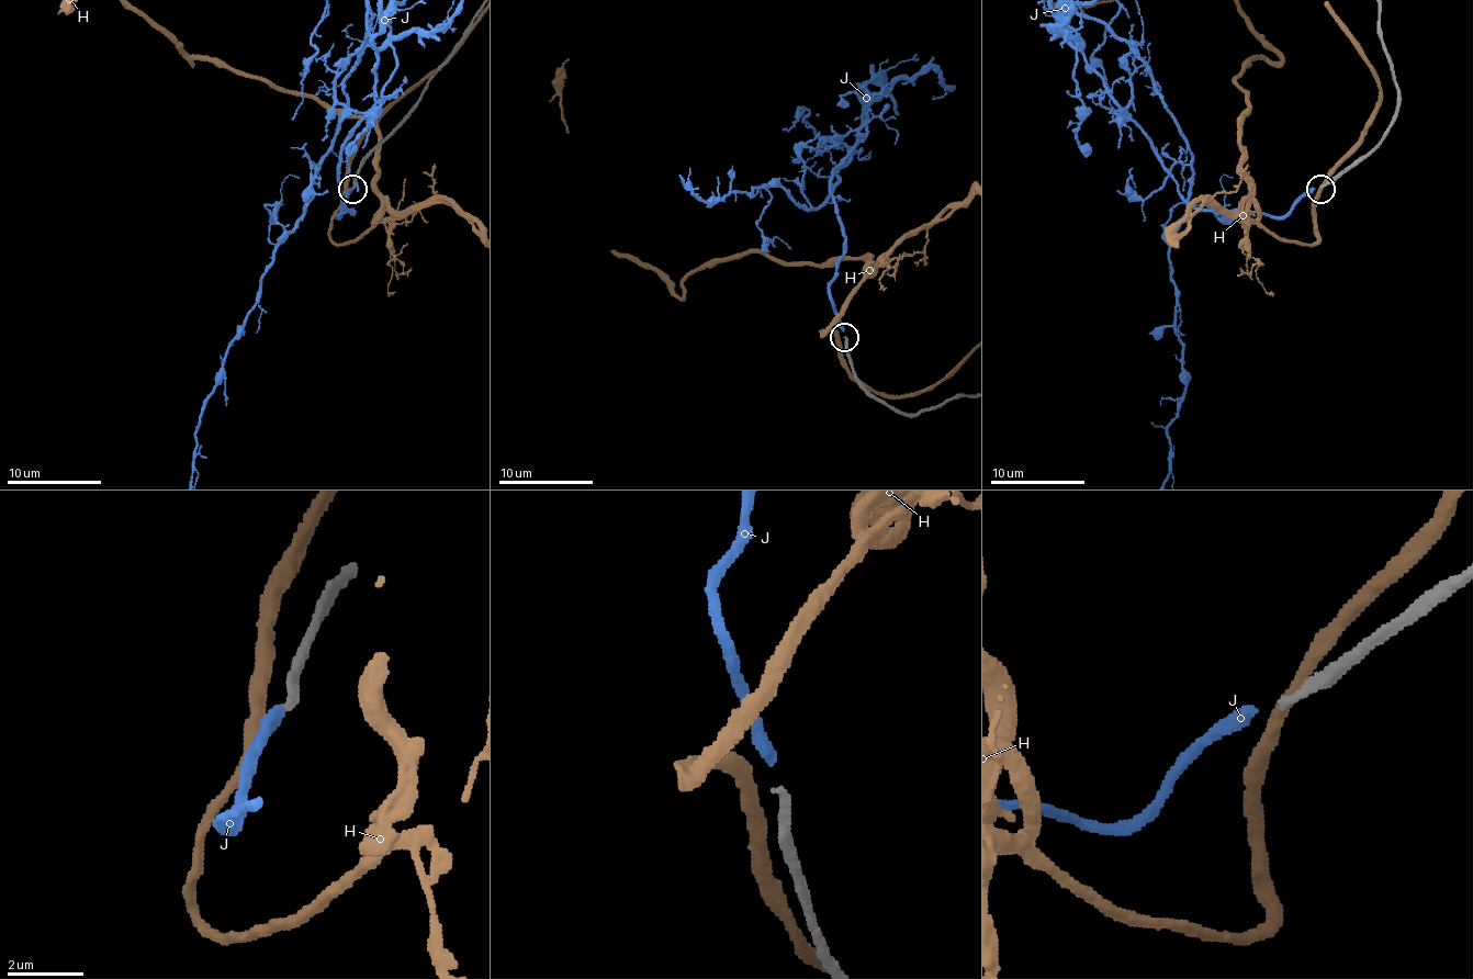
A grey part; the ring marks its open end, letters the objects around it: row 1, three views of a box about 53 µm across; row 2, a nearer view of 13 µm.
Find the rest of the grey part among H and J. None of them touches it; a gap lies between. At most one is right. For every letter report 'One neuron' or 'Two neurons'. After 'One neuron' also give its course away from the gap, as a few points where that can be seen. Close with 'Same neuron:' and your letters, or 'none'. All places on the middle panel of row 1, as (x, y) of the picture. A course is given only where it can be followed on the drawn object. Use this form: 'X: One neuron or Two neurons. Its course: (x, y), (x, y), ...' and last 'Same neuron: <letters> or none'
H: Two neurons
J: Two neurons
Same neuron: none

